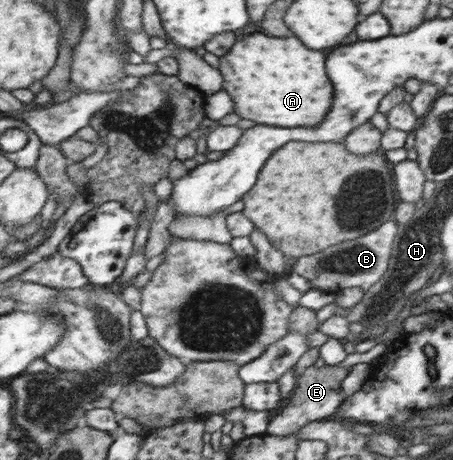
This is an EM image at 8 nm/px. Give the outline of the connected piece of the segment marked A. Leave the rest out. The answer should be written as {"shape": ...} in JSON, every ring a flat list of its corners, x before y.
{"shape":[[251,35,235,45,229,55,221,59,219,69,225,75,223,90,227,90,235,99,235,113,242,118,253,119,271,127,313,127,323,121,329,111,329,99,333,101,333,86,325,75,323,67,325,55,321,51,311,51,299,43,295,37,267,37,267,35]]}

